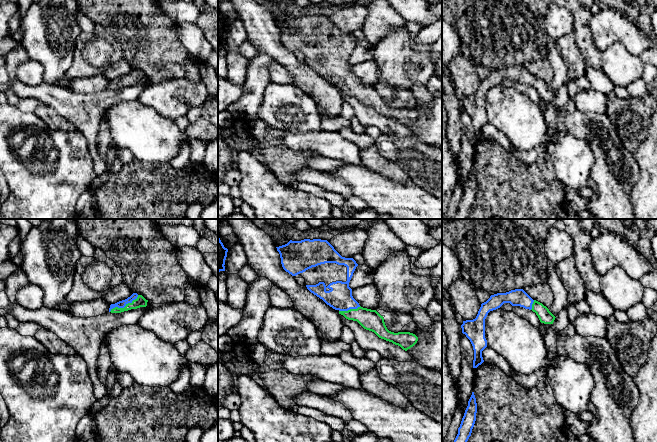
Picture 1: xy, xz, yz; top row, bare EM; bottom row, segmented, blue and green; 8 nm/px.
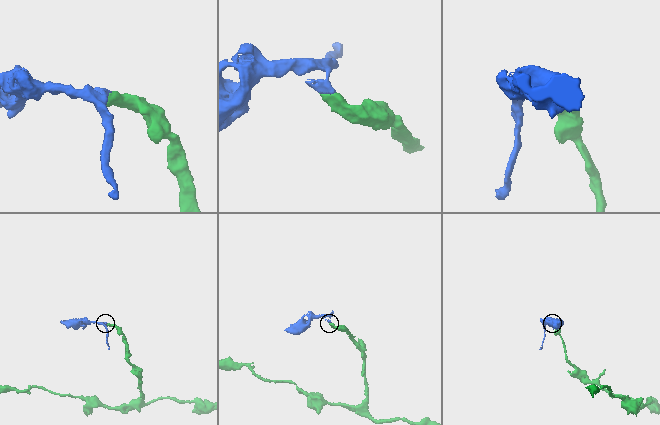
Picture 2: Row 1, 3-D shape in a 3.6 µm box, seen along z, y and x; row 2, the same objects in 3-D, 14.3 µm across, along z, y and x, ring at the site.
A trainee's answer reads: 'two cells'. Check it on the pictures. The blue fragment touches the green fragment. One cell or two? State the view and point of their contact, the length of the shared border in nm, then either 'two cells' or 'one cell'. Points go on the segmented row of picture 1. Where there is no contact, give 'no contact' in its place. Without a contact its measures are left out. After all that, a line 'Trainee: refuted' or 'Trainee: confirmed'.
contact xy (123, 307); length 280 nm; one cell
Trainee: refuted

